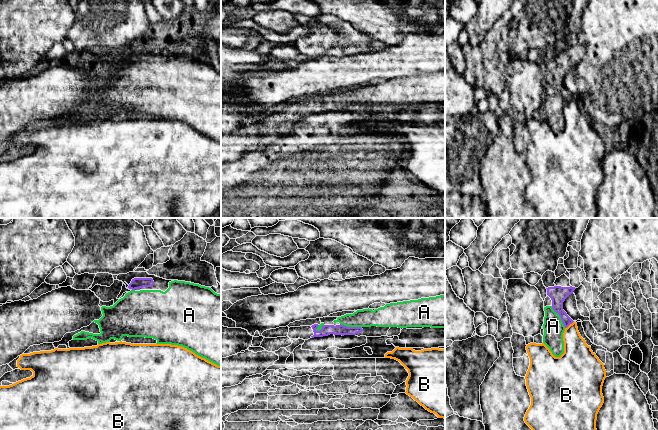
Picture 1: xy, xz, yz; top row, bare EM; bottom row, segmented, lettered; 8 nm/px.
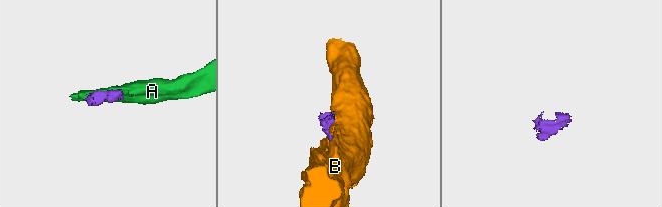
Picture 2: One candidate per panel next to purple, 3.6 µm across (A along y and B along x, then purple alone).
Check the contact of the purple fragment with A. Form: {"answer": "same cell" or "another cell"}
{"answer": "same cell"}

